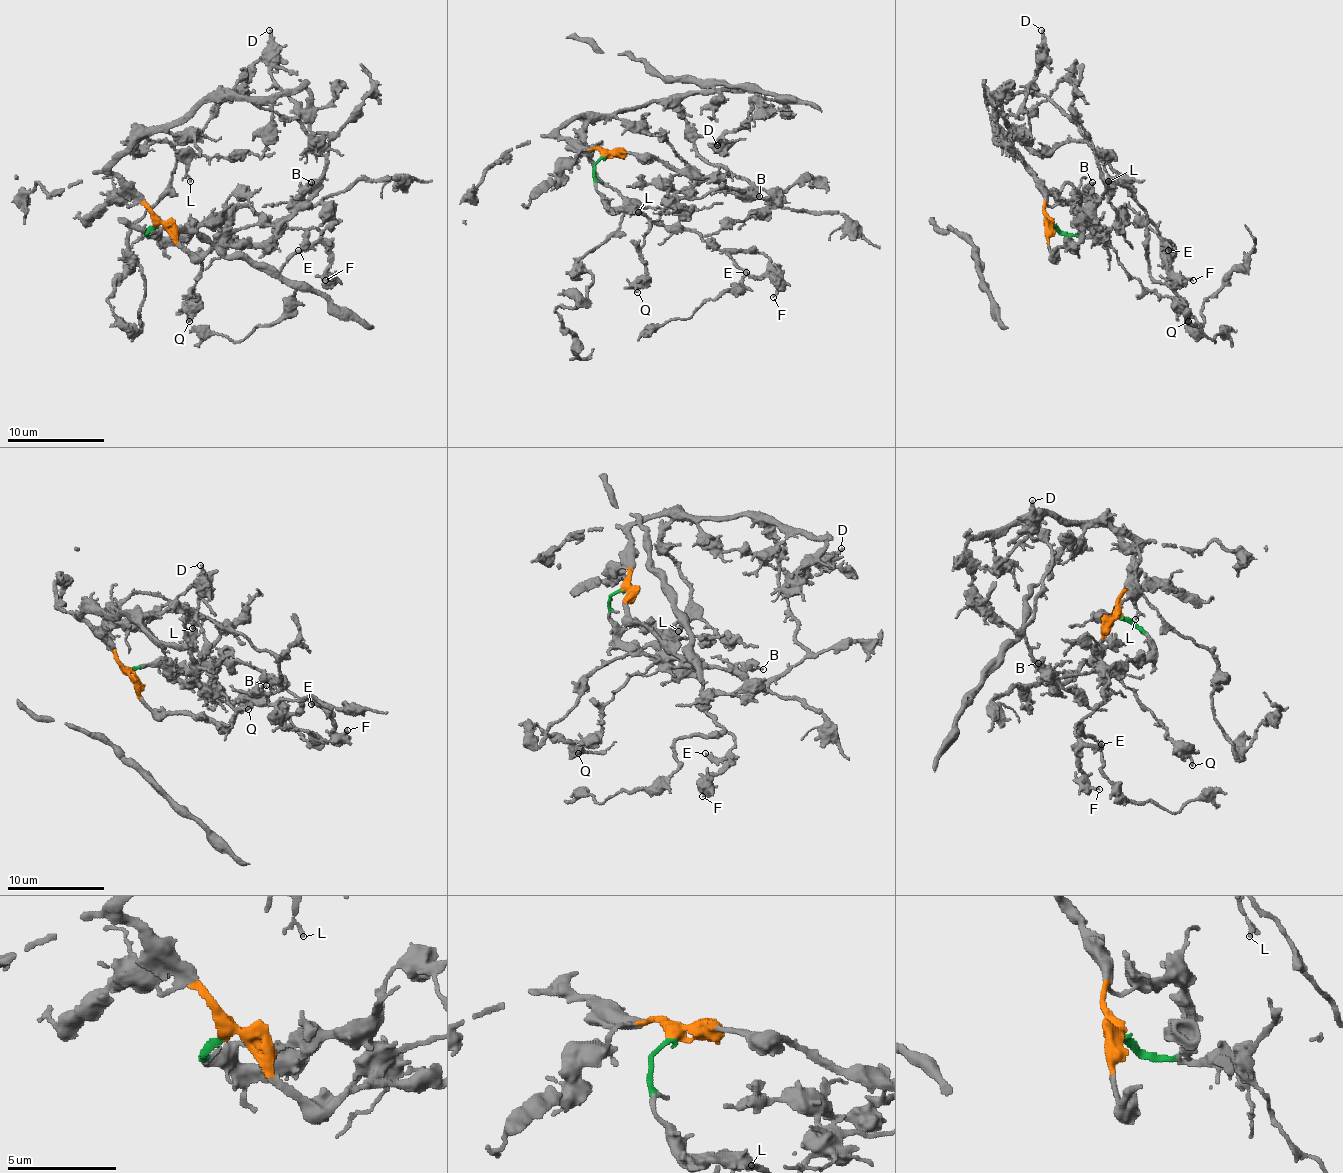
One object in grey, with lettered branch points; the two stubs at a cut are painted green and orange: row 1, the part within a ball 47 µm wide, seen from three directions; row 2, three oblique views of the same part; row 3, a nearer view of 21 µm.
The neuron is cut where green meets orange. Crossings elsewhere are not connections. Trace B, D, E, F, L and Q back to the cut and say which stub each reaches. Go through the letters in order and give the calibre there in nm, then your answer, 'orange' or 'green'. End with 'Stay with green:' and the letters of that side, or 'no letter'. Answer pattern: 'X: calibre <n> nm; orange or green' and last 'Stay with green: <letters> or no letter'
B: calibre 150 nm; orange
D: calibre 220 nm; orange
E: calibre 320 nm; green
F: calibre 180 nm; green
L: calibre 120 nm; orange
Q: calibre 160 nm; orange
Stay with green: E, F

